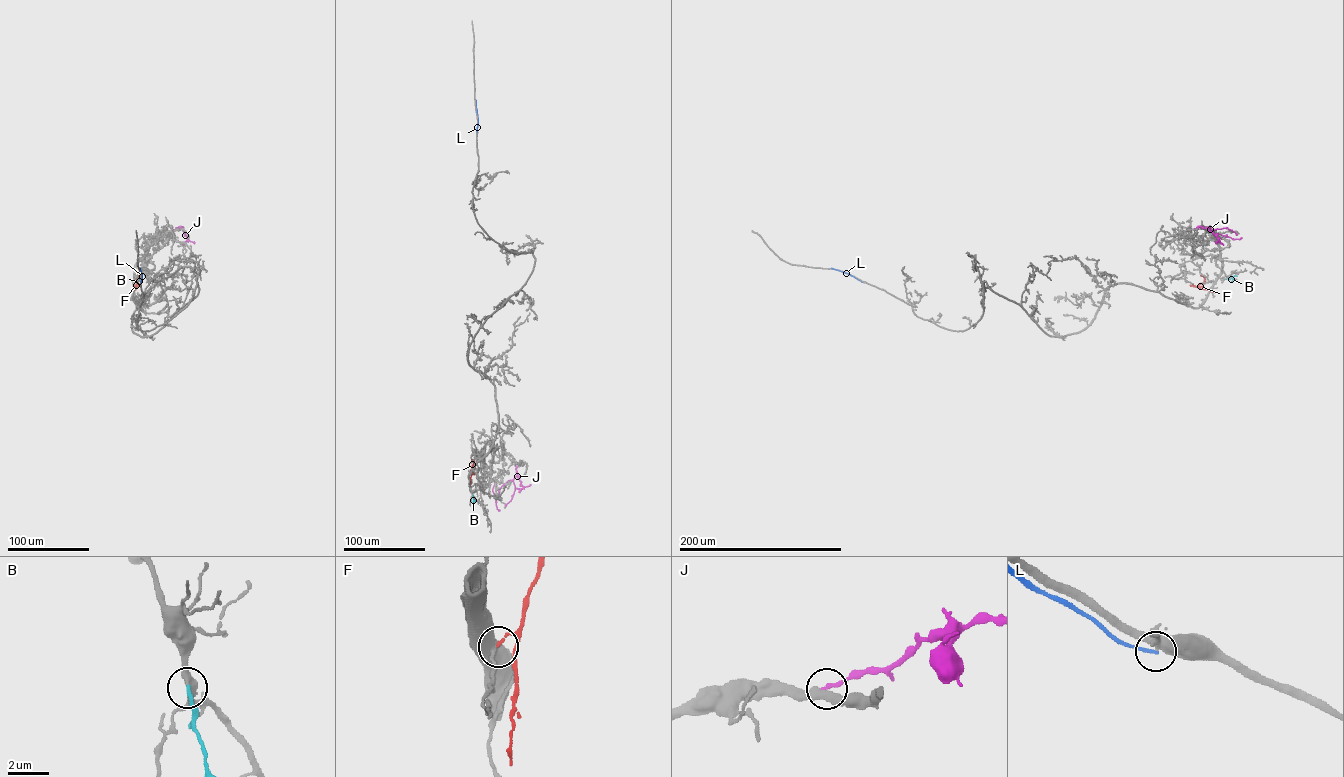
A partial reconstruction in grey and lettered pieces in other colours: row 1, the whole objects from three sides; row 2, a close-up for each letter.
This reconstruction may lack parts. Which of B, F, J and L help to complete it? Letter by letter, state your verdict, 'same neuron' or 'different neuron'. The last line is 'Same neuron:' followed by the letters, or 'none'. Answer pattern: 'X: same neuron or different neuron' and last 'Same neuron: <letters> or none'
B: same neuron
F: same neuron
J: same neuron
L: different neuron
Same neuron: B, F, J

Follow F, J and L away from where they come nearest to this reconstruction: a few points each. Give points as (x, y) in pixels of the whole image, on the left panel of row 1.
F: (133, 290), (137, 275)
J: (178, 229), (180, 226), (156, 237), (160, 230)
L: (141, 282), (139, 268)

